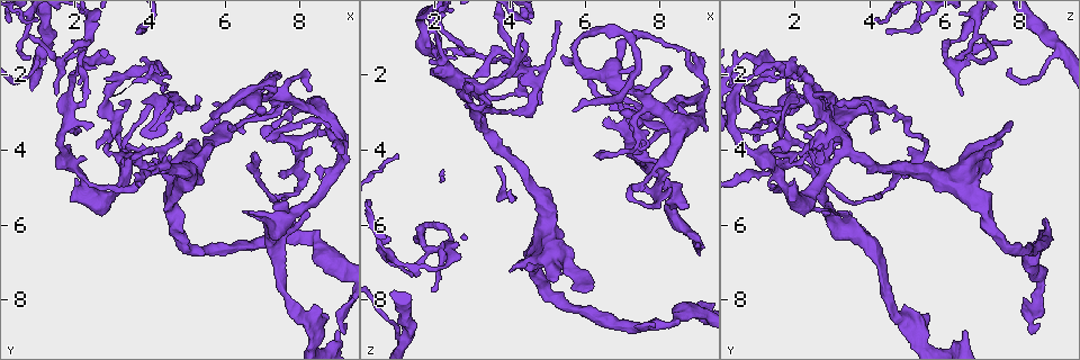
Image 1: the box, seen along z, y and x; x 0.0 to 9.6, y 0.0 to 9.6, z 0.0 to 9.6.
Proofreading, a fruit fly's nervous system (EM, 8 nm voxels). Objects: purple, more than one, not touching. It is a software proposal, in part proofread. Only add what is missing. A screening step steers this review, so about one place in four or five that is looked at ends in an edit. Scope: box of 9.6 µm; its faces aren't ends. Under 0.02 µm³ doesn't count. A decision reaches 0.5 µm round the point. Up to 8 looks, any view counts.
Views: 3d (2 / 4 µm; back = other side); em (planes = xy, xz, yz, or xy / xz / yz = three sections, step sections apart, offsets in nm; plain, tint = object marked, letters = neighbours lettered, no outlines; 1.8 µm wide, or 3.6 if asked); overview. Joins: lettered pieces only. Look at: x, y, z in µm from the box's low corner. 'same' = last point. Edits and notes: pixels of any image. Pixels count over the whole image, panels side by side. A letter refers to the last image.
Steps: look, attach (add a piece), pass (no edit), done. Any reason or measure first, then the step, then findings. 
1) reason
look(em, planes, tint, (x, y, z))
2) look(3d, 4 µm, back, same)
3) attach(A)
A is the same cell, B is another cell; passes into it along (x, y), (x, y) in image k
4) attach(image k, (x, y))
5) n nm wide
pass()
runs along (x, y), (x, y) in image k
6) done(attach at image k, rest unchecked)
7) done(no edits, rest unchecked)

abrupt turn
look(3d, 4 µm, (7.25, 3.50, 5.10))

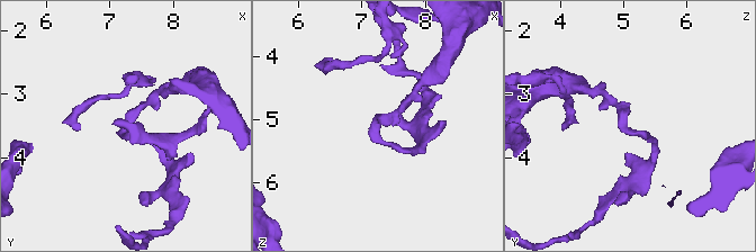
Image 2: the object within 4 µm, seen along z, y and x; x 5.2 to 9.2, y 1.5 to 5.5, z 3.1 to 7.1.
now the EM
look(em, planes, letters, (7.20, 3.55, 5.10))

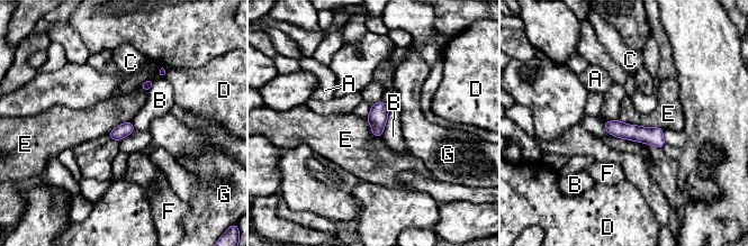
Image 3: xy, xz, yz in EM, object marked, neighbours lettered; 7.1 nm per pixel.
pass()
A, B, C, D, E, F and G are other cells; runs along (607, 124), (654, 136), (660, 143) in image 3; none of them fits

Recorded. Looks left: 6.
an open end
look(3d, 4 µm, (5.30, 3.70, 7.50))

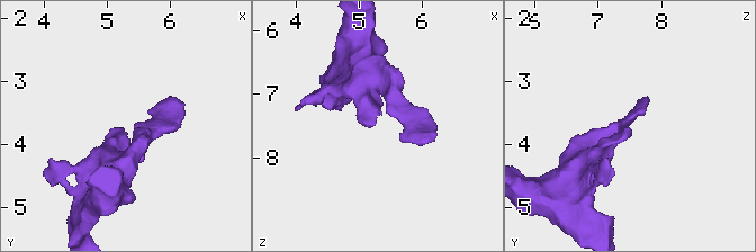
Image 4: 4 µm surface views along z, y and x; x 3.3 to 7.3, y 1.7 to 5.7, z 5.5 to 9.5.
look(em, 3.6 µm, xy, step 8, letters, (5.25, 3.75, 7.45))

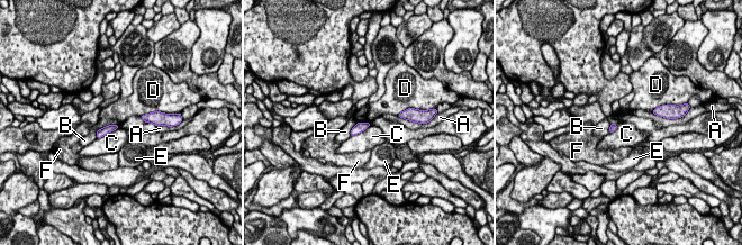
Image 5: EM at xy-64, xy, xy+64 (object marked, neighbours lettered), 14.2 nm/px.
100 nm wide
pass()
A, B, C, D, E and F are other cells; border along (118, 125), (106, 125), (97, 132) in image 5; none of them fits

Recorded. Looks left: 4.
look(3d, 2 µm, (6.40, 5.65, 3.30))

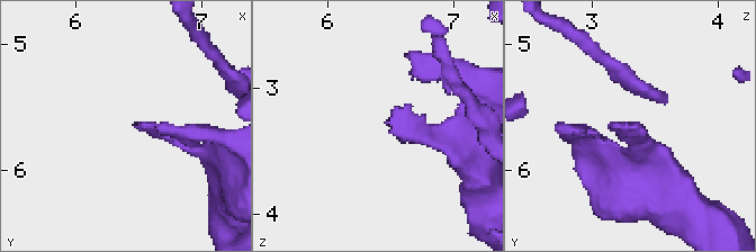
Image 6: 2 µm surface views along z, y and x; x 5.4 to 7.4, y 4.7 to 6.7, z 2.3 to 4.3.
look(em, xy, step 4, letters, (6.46, 5.64, 3.30))

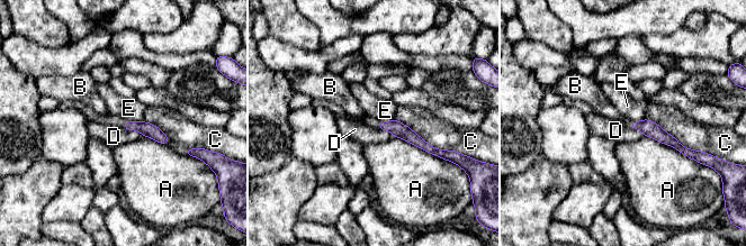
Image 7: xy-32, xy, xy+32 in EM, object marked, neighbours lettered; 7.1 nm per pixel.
pass()
A, B, C, D and E are other cells; border along (125, 128), (138, 130), (143, 135) in image 7; no lettered piece goes on from it

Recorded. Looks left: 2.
done(no edits, rest unchecked)

